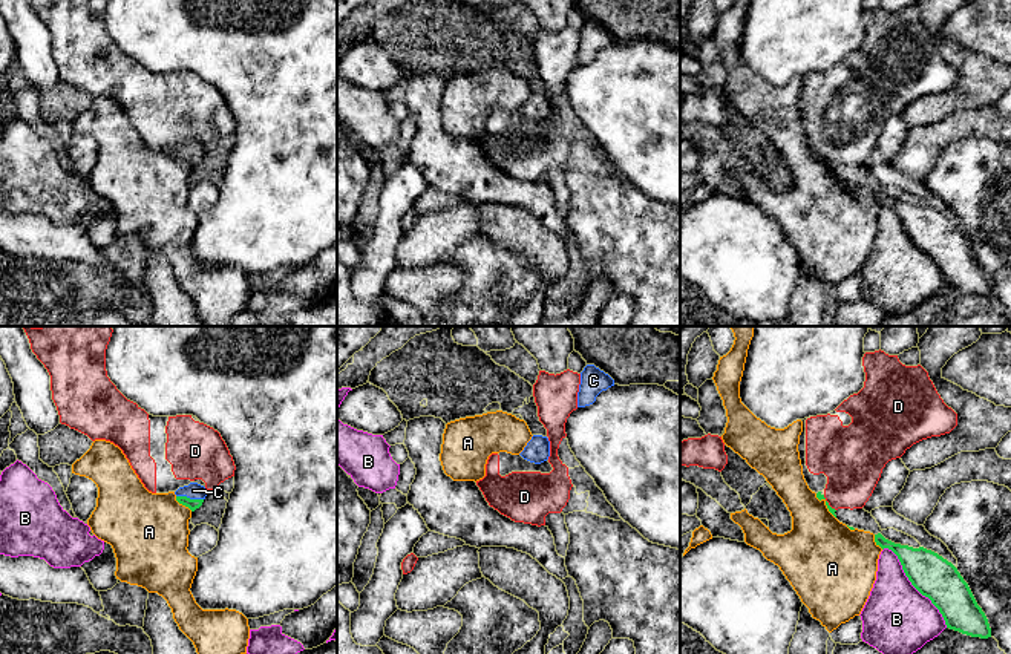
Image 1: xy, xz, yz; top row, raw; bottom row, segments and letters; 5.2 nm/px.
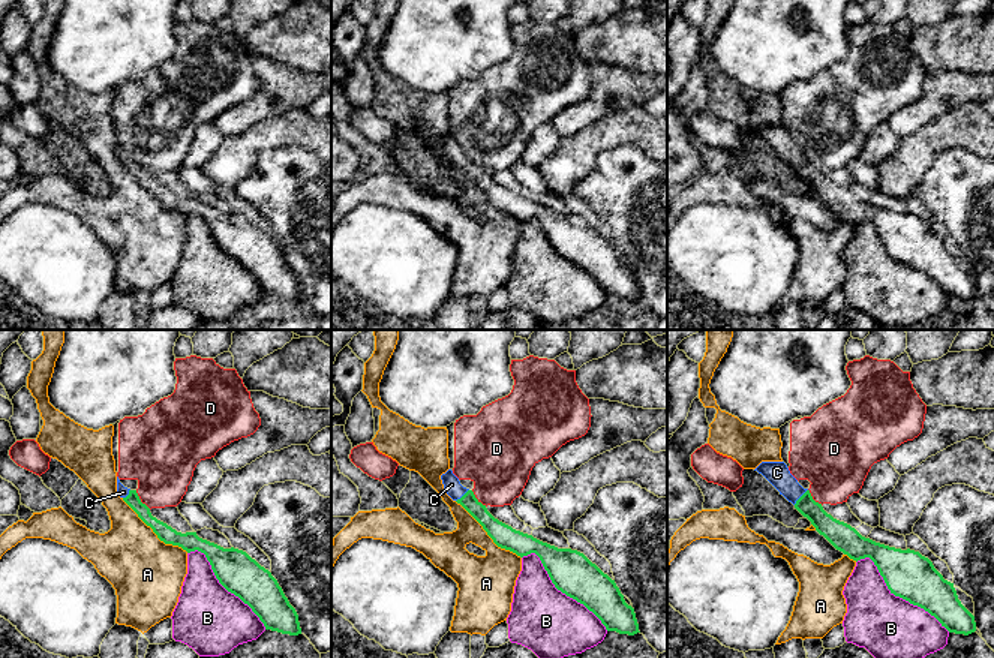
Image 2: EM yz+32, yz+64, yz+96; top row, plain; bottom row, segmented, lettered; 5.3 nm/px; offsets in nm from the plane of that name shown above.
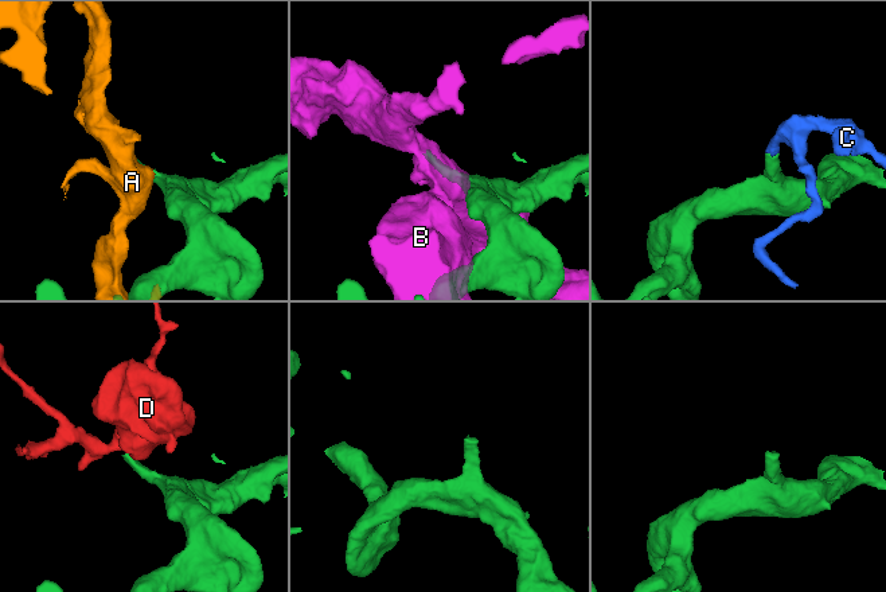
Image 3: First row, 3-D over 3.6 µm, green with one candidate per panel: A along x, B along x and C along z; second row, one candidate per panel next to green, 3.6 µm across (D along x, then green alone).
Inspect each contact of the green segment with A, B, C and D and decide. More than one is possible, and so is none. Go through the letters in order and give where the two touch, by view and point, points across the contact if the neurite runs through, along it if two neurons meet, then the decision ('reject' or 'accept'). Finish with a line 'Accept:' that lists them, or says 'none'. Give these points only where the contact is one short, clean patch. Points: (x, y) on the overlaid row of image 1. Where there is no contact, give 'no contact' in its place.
A: xy (183, 504) | reject
B: yz (915, 587) | reject
C: xy (189, 498) | across xy (192, 504), (189, 498), (193, 490) | accept
D: yz (827, 503) | reject
Accept: C

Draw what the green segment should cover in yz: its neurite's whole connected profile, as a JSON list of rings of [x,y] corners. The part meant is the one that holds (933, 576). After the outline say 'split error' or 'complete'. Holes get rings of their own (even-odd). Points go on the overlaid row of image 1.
[[[881,533],[875,535],[875,542],[898,556],[911,585],[939,610],[947,628],[971,637],[991,637],[985,613],[951,562],[924,547],[895,544]]]; complete

